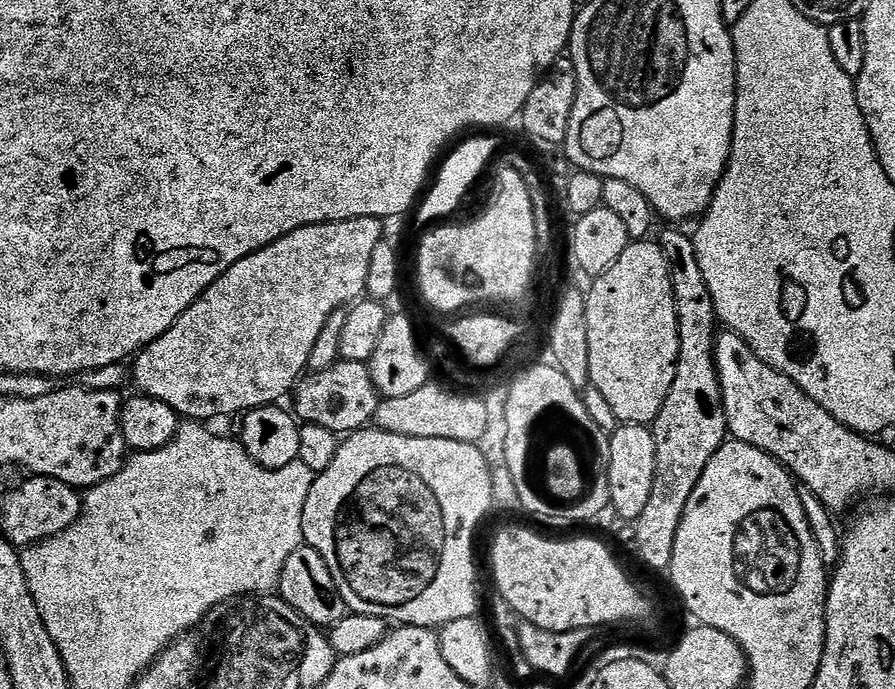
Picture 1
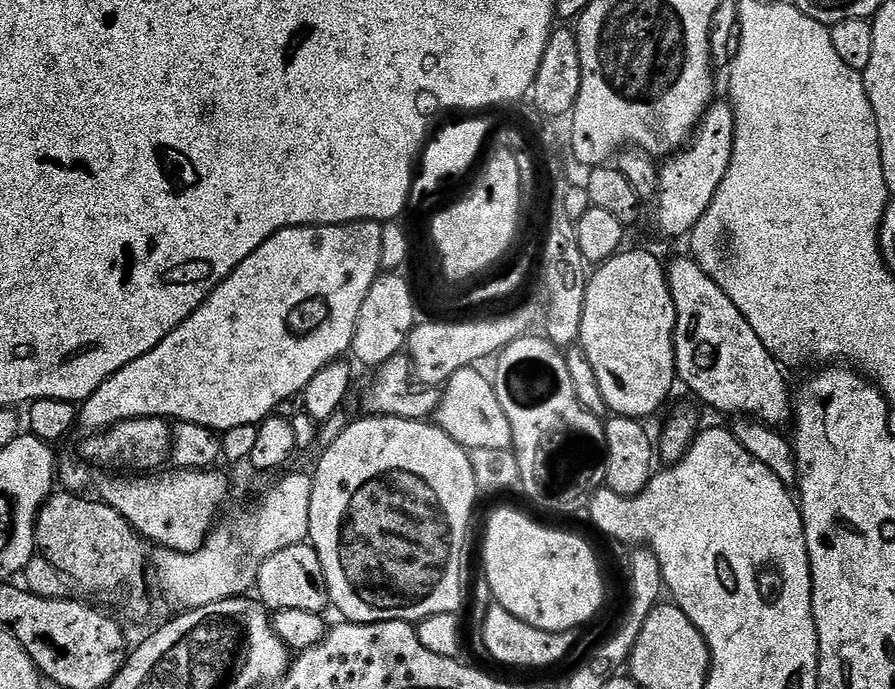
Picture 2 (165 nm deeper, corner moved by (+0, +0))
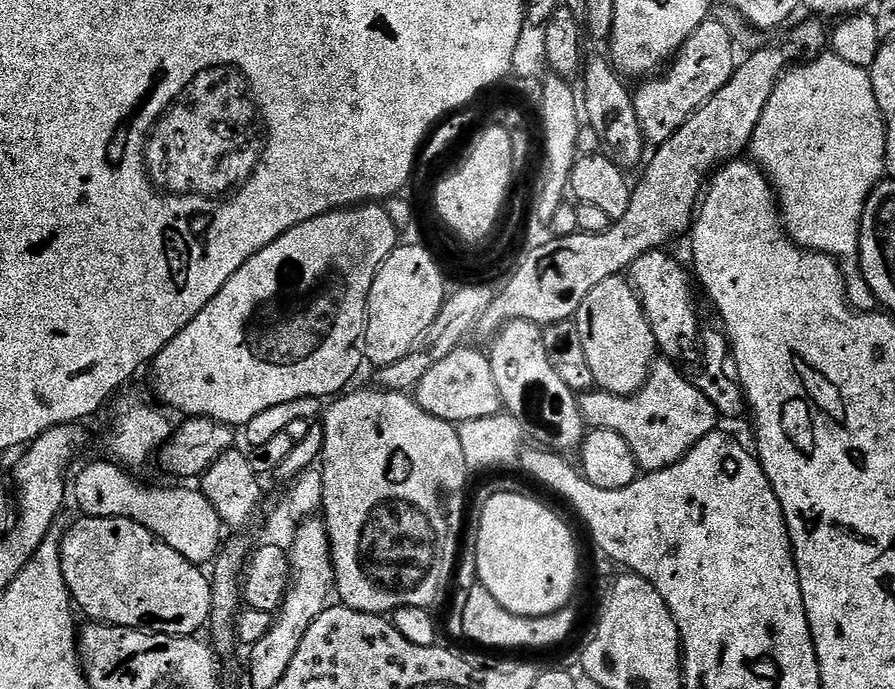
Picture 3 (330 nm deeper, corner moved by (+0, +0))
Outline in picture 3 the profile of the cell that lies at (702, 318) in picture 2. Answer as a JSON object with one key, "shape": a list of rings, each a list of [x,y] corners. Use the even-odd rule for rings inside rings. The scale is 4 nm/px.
{"shape":[[[657,250],[642,254],[642,258],[635,260],[631,266],[630,283],[650,322],[657,349],[665,357],[680,362],[684,352],[692,352],[695,348],[697,351],[702,323],[696,317],[696,300],[692,297],[691,286],[688,285],[689,269],[684,269],[674,257],[667,256],[666,253],[667,251]]]}

